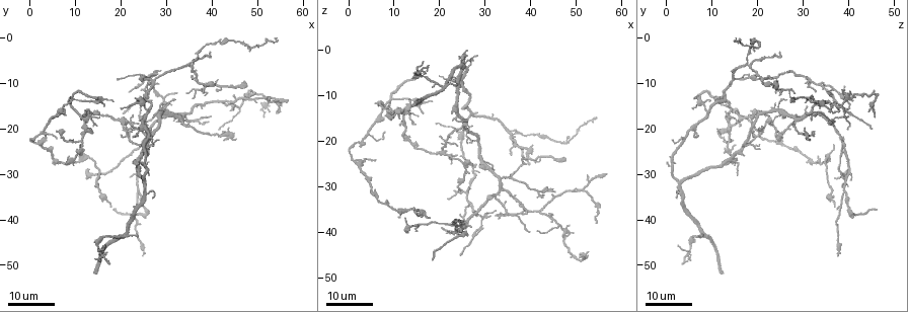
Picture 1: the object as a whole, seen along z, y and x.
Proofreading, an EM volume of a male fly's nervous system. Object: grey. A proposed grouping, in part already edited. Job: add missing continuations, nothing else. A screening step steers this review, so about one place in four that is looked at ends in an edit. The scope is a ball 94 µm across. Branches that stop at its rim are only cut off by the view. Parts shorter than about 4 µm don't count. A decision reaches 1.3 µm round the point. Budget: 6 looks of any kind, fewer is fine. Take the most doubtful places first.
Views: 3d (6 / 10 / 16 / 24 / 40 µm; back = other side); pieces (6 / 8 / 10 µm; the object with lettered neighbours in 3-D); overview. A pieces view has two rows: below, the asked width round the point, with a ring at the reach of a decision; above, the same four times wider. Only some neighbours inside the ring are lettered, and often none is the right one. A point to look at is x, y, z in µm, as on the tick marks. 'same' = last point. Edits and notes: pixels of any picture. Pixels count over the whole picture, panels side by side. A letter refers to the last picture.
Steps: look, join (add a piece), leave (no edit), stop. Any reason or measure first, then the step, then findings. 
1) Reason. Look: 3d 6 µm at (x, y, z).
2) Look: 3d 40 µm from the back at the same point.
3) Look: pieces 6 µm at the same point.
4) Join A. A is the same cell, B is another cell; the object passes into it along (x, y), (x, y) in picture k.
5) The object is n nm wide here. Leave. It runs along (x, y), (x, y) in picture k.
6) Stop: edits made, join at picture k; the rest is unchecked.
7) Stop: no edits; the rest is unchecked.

Long arm stops here. Look: 3d 24 µm at (47.5, 10.5, 23.5).

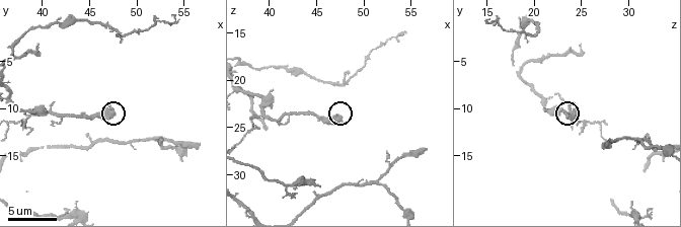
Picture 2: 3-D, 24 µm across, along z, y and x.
Look: 3d 6 µm at (47.6, 10.2, 23.8).

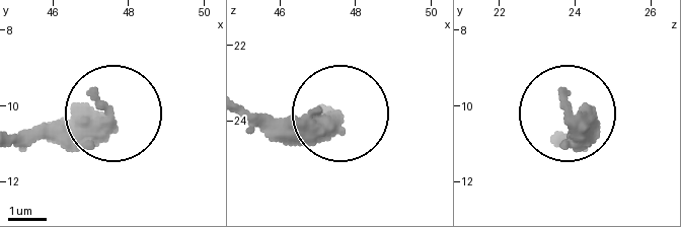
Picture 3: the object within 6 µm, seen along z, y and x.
Look: pieces 6 µm at (47.40, 10.15, 23.90).

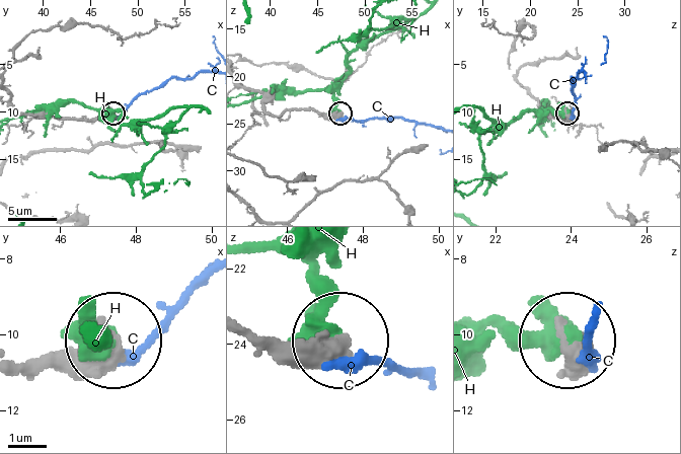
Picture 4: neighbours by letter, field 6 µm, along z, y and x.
The object is 480 nm wide here. Leave. C and H are other cells; it runs along (243, 85), (259, 93), (262, 107), (275, 115), (338, 112) in picture 4; none of them fits.

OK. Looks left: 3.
Tapers out. Look: pieces 6 µm at (42.4, 20.4, 32.6).

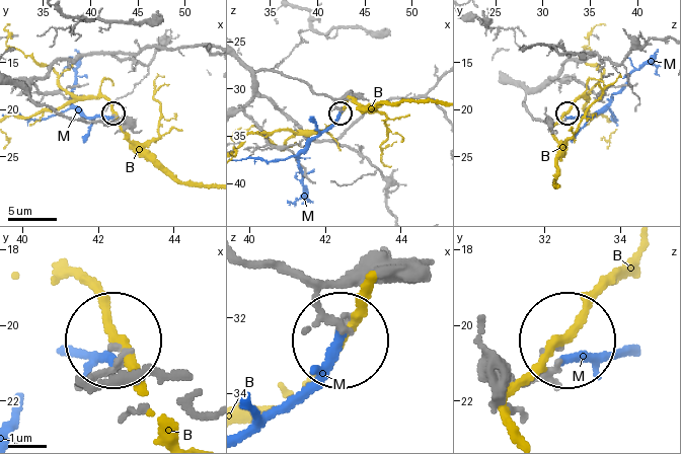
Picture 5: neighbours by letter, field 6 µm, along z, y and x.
Leave. B and M are other cells; it runs along (17, 85), (36, 103), (75, 119), (106, 124), (114, 115) in picture 5; no lettered piece goes on from it.

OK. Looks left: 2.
Thin end. Look: pieces 10 µm at (38.4, 12.8, 24.8).

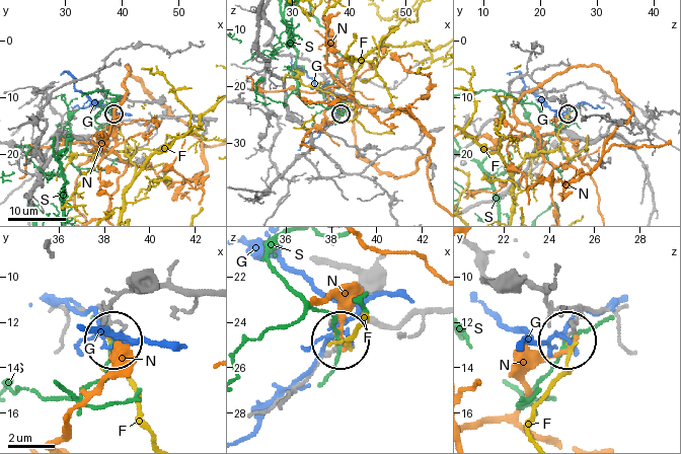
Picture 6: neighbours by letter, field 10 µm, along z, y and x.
Leave. F, G, N and S are other cells; none of them fits.

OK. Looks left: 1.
Stop: no edits; the rest is unchecked.

